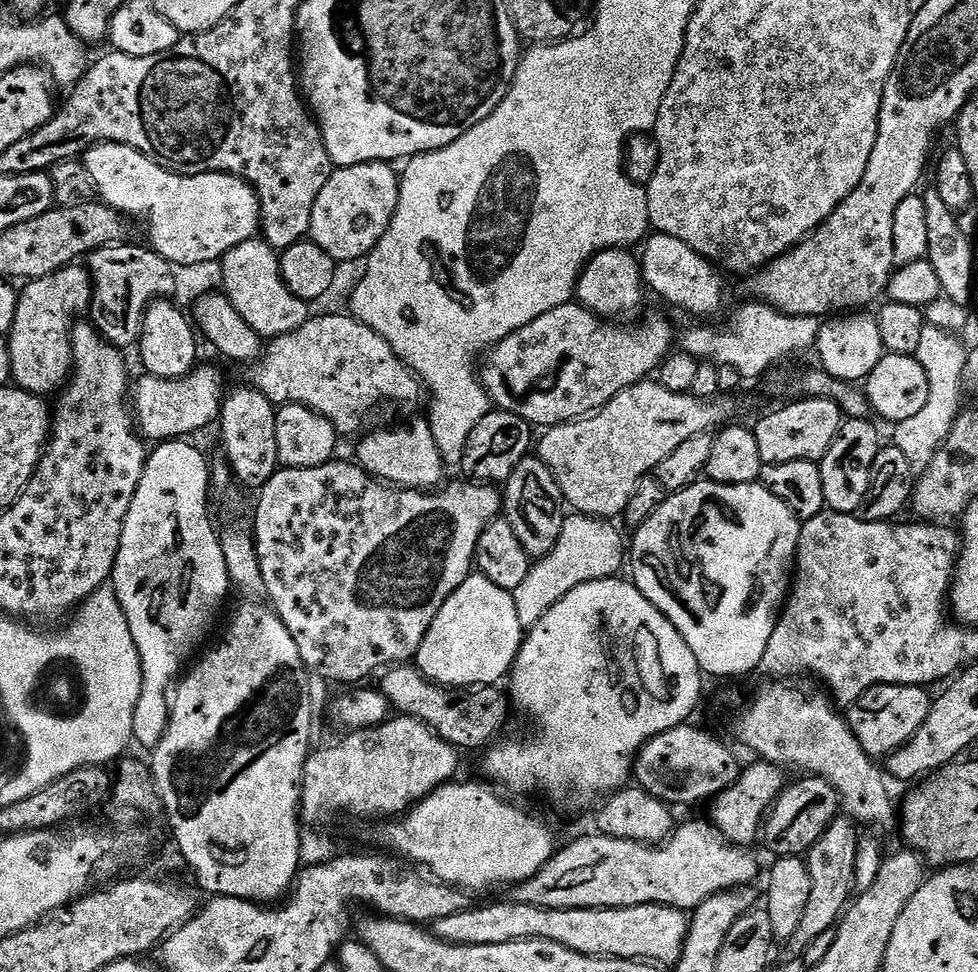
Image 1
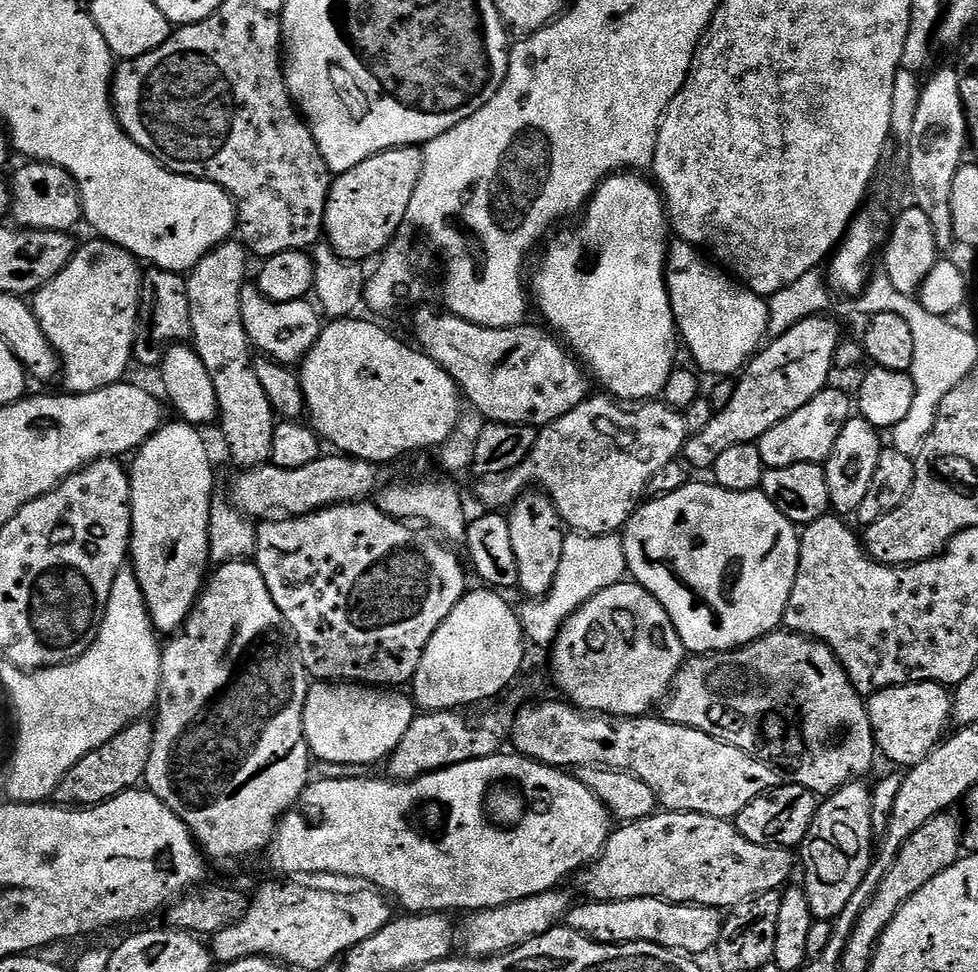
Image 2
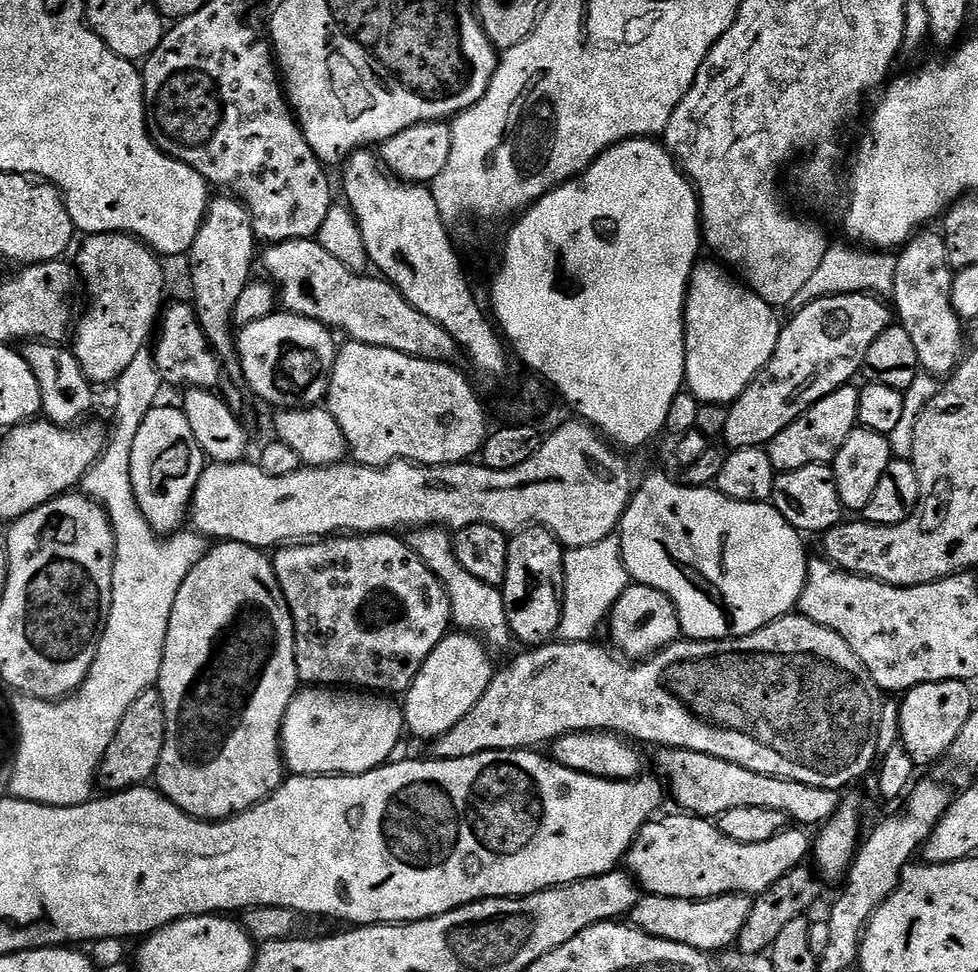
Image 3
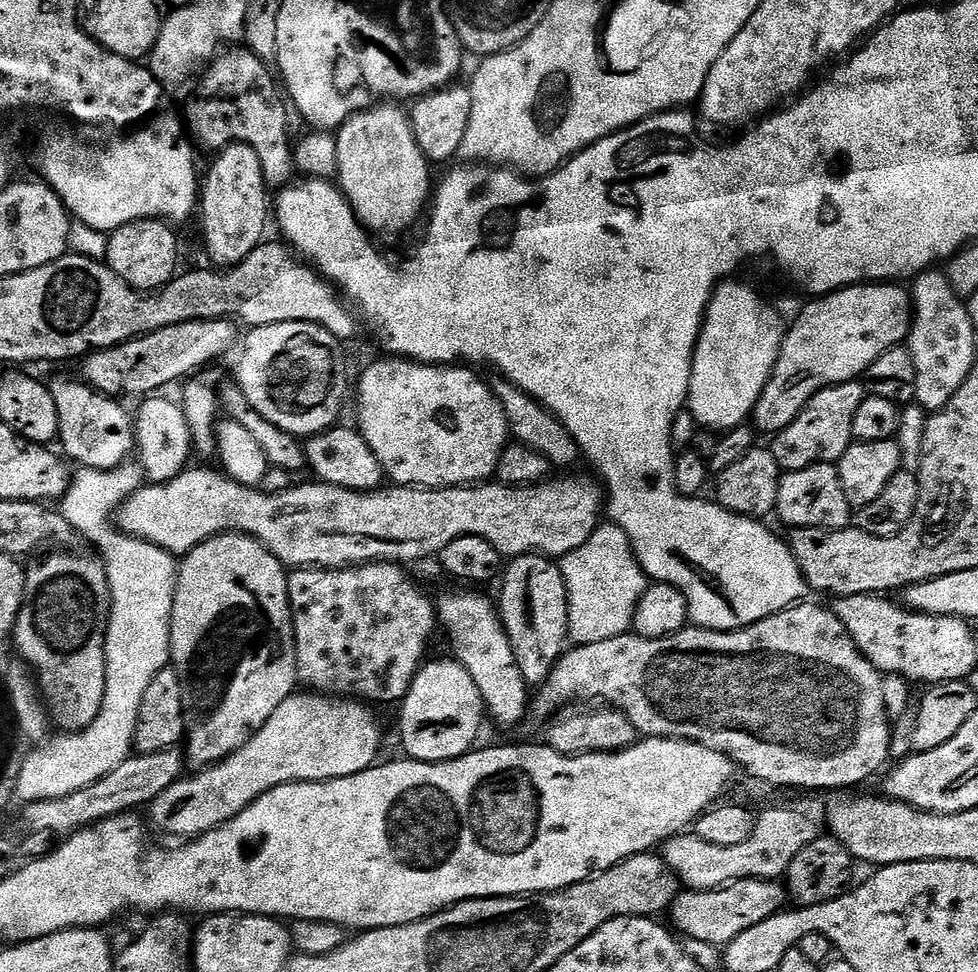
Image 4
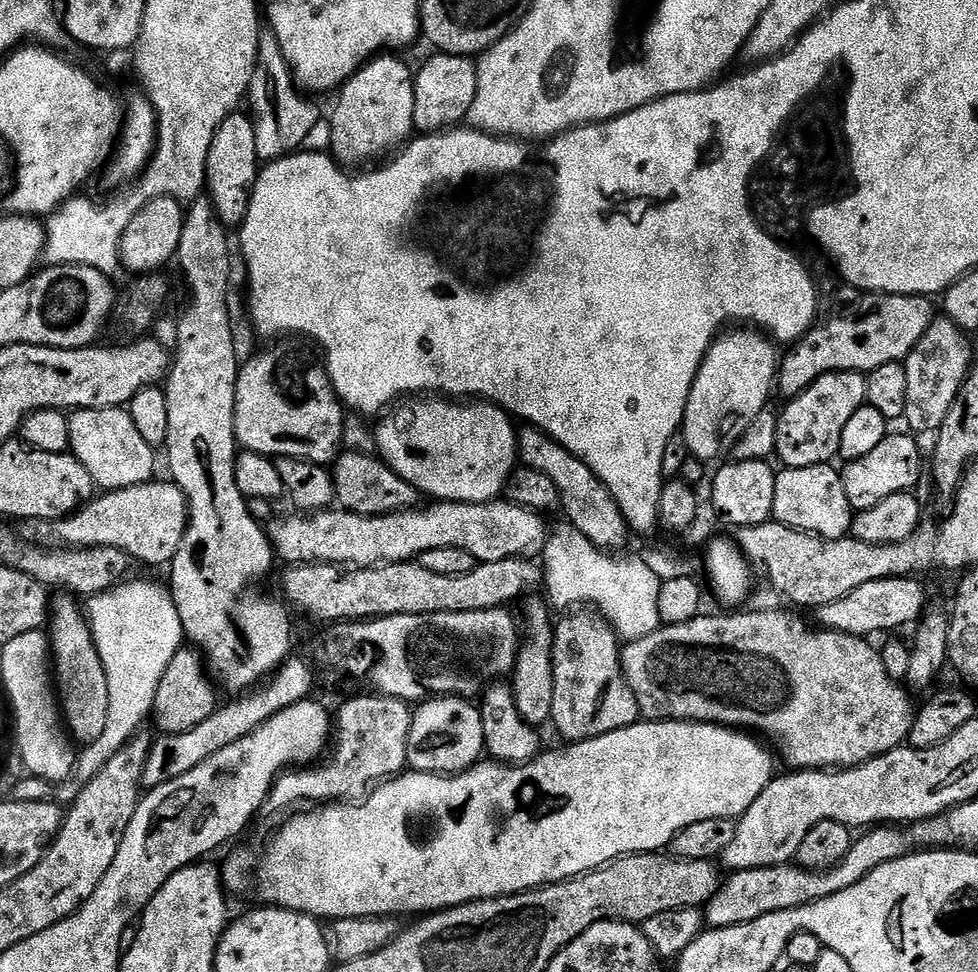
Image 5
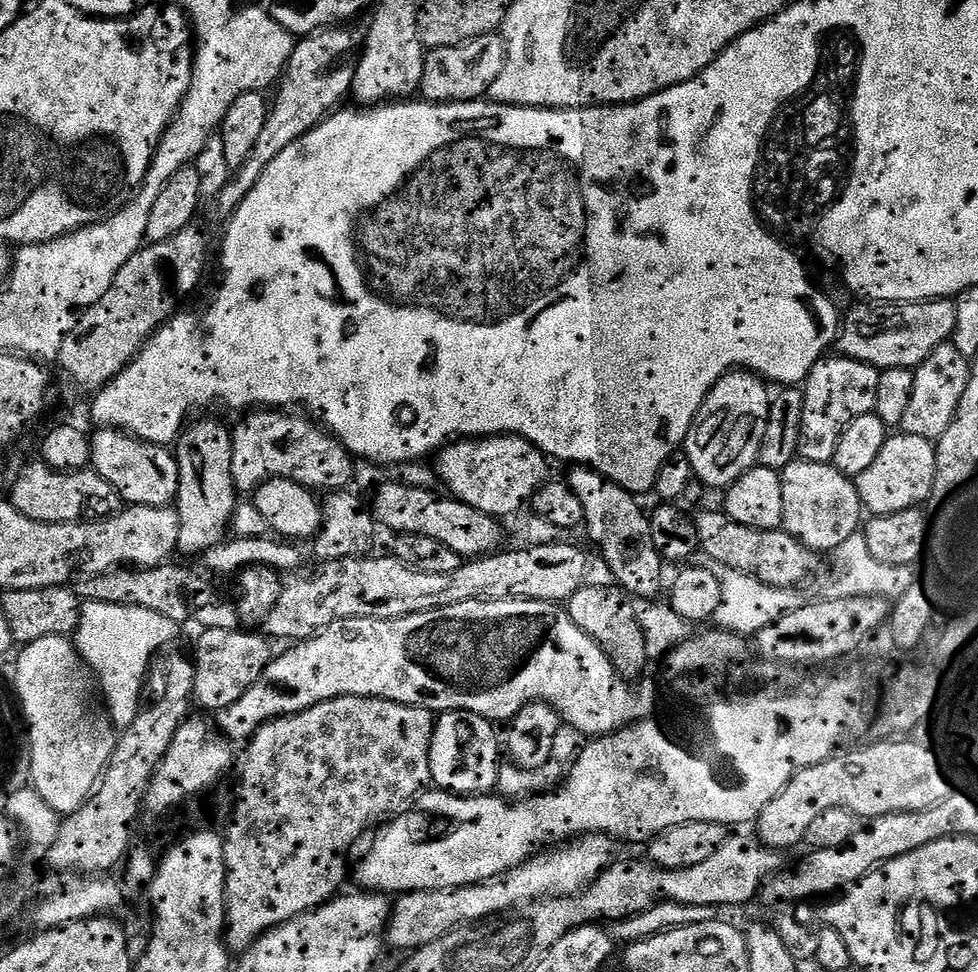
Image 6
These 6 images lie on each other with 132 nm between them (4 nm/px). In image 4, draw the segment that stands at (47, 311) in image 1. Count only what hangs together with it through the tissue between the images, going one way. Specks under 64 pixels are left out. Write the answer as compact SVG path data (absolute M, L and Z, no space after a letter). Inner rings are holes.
M159 218L155 220L132 220L129 224L124 224L117 228L115 232L108 236L108 252L106 263L114 270L114 274L124 281L129 288L135 288L142 292L155 292L172 281L172 277L177 275L176 268L176 236L173 225Z

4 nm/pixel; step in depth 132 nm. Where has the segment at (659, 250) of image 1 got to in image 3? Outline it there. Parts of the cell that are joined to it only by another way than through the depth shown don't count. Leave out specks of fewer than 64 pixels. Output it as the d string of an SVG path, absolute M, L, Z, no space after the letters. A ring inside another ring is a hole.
M712 258L696 261L684 303L684 378L687 391L693 392L701 405L730 406L770 362L782 327L776 312L723 263Z

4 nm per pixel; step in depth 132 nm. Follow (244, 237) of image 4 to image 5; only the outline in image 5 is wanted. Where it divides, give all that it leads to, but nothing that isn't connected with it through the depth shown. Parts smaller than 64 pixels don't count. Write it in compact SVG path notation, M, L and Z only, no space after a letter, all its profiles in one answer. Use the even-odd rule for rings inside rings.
M240 110L230 113L226 122L218 126L214 142L210 142L206 188L211 195L212 204L216 207L216 213L220 215L220 221L225 226L243 224L250 210L250 198L262 167L255 141L255 120L251 115L243 116L242 113Z

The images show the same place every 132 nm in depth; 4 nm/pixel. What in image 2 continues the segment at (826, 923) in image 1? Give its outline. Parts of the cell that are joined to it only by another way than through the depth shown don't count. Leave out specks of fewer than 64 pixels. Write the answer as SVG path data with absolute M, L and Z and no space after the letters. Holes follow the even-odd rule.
M864 782L843 784L837 792L825 795L820 808L816 811L814 822L804 839L804 845L799 849L798 860L804 863L804 881L802 887L808 895L810 910L817 921L831 922L854 898L854 890L862 886L862 878L868 873L874 863L874 844L872 848L872 789Z

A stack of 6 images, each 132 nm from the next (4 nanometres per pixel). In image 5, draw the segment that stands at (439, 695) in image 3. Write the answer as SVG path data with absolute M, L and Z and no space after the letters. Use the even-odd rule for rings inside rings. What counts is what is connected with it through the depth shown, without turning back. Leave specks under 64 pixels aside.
M437 696L423 701L413 711L408 762L415 771L441 774L465 772L467 768L473 768L475 764L481 763L485 752L480 710L471 699Z

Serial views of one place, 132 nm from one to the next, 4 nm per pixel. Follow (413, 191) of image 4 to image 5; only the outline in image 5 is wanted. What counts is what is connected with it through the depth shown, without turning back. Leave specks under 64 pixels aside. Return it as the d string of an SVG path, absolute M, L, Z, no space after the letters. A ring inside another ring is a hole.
M399 55L373 56L339 89L340 101L337 102L336 109L330 112L330 119L333 124L331 151L341 165L364 164L371 156L387 157L409 143L416 128L416 77L413 69L408 69L407 62L396 56Z

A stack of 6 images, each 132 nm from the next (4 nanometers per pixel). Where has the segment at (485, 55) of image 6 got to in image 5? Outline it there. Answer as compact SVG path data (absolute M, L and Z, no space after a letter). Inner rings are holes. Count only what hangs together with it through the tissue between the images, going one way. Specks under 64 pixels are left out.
M449 52L432 54L415 73L414 122L421 133L431 134L463 125L468 119L470 106L474 106L474 94L478 94L480 70L471 56L455 56Z

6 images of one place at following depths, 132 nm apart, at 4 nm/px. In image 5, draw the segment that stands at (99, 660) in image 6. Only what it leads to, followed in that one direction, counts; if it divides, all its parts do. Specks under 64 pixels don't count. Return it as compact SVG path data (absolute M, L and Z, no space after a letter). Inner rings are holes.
M132 580L121 582L109 592L91 597L86 604L88 624L92 627L92 637L96 643L98 654L102 658L102 666L108 669L108 689L110 690L110 714L106 714L106 731L98 742L87 745L78 756L78 776L87 782L96 776L122 750L125 744L141 731L147 716L153 715L154 698L158 694L158 682L162 682L162 674L174 658L176 652L185 643L182 618L178 618L176 604L172 601L171 591L152 580Z

